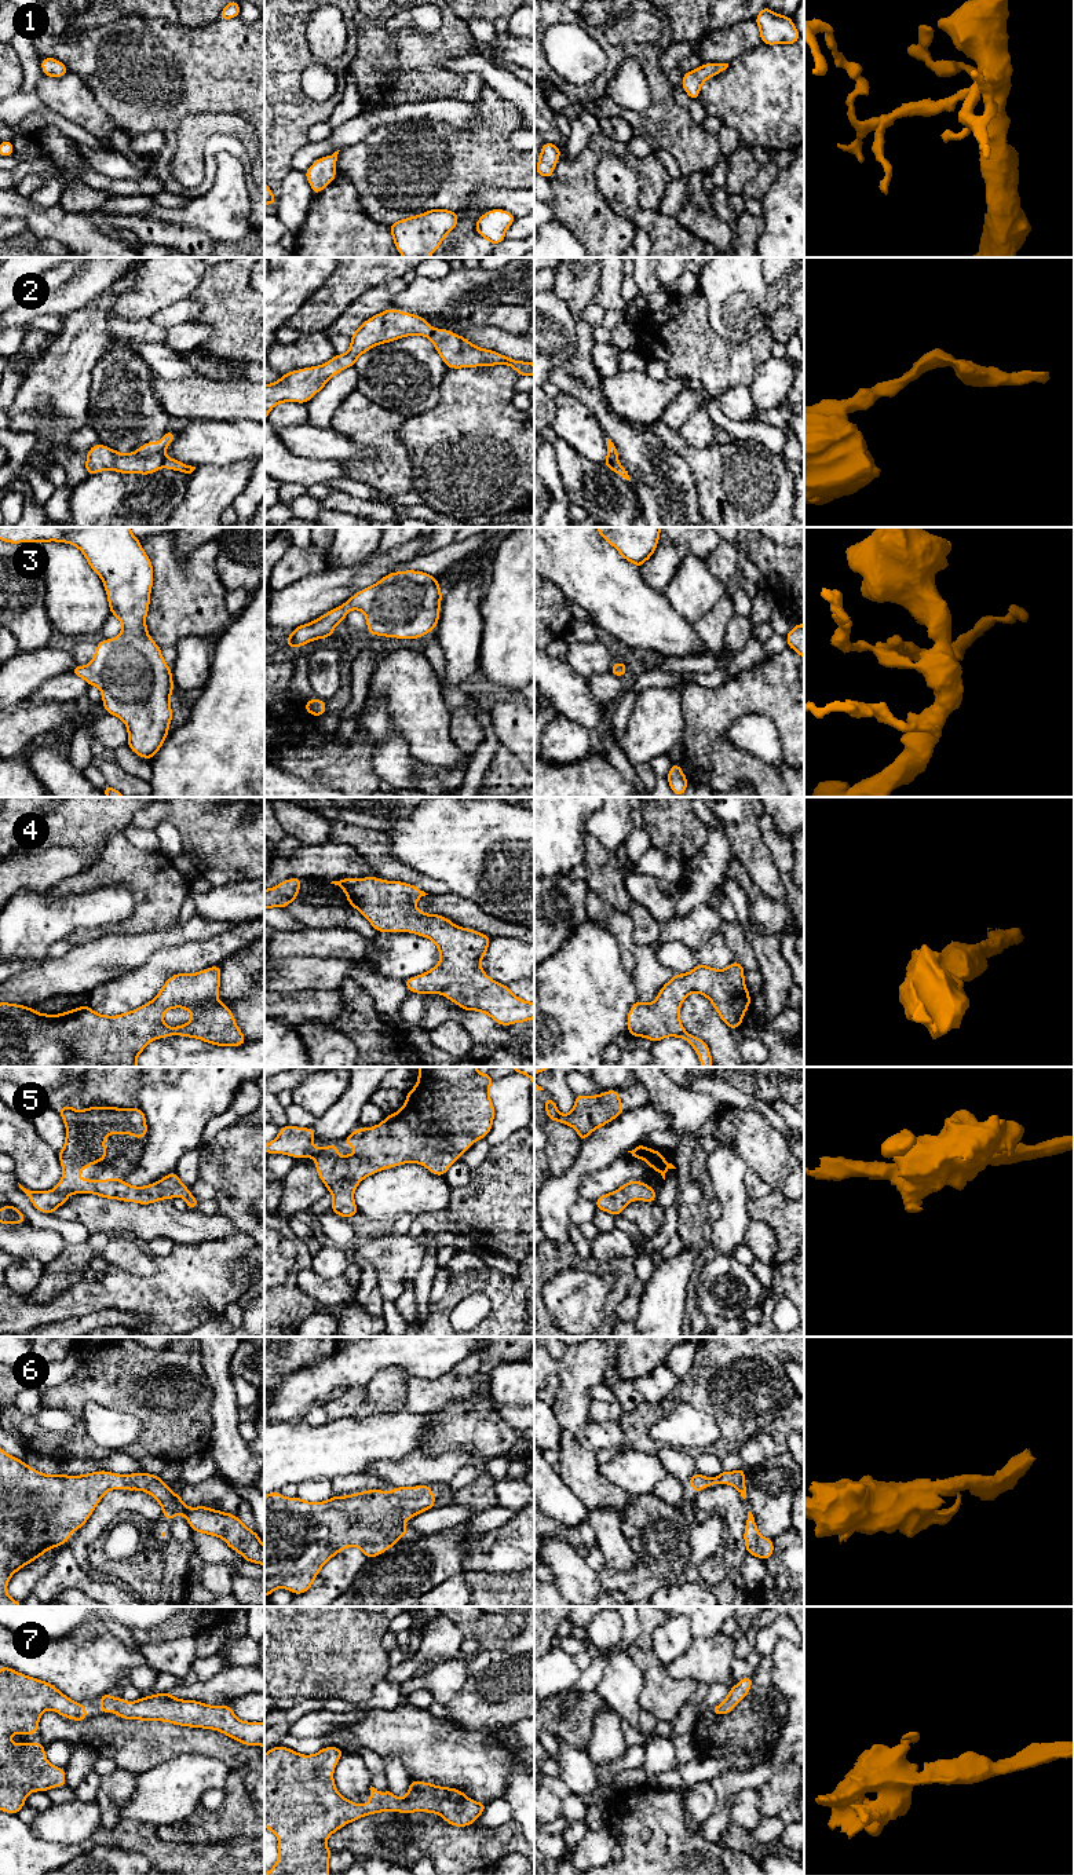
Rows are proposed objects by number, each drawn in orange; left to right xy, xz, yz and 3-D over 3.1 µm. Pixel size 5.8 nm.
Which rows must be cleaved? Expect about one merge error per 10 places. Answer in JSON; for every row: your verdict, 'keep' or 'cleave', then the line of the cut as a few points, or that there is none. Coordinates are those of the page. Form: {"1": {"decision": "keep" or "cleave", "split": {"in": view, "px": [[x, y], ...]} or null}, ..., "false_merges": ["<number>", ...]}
{"1": {"decision": "keep", "split": null}, "2": {"decision": "keep", "split": null}, "3": {"decision": "keep", "split": null}, "4": {"decision": "keep", "split": null}, "5": {"decision": "keep", "split": null}, "6": {"decision": "keep", "split": null}, "7": {"decision": "keep", "split": null}, "false_merges": []}

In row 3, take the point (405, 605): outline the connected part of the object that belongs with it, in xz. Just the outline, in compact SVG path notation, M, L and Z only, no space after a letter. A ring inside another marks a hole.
M406 570L390 573L354 596L340 607L336 607L313 622L293 629L285 643L288 647L300 647L315 639L332 636L336 625L346 619L350 610L361 610L366 617L368 633L397 639L419 639L436 628L439 621L442 592L436 577L423 571Z

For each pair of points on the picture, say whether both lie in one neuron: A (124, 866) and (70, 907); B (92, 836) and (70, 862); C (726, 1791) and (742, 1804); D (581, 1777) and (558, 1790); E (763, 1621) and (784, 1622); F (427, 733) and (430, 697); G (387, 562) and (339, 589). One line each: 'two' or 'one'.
A: two
B: two
C: two
D: two
E: two
F: one
G: one

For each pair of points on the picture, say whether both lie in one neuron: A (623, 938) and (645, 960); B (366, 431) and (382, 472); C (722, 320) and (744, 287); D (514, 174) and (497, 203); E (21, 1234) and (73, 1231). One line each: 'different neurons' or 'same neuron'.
A: different neurons
B: same neuron
C: same neuron
D: different neurons
E: different neurons

